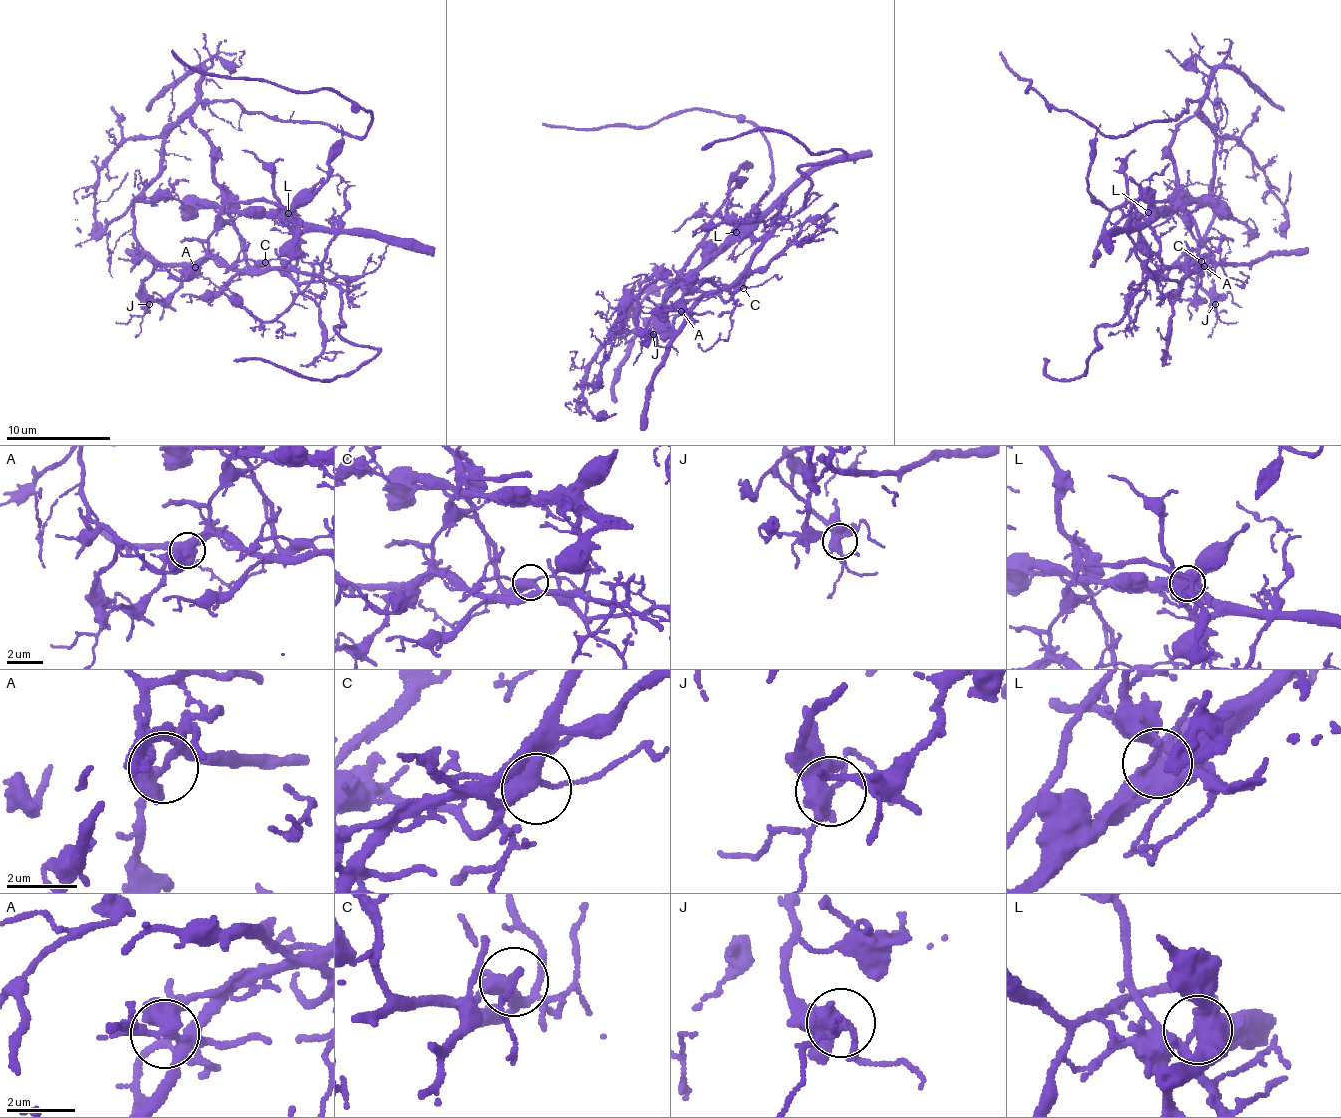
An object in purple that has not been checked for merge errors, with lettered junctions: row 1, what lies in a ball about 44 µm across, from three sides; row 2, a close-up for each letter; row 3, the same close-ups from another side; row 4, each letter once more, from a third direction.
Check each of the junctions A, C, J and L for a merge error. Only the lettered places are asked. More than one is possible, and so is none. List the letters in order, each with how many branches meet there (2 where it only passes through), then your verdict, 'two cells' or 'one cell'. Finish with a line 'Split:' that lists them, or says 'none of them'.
A: 4 | two cells
C: 4 | one cell
J: 4 | one cell
L: 7 | two cells
Split: A, L

